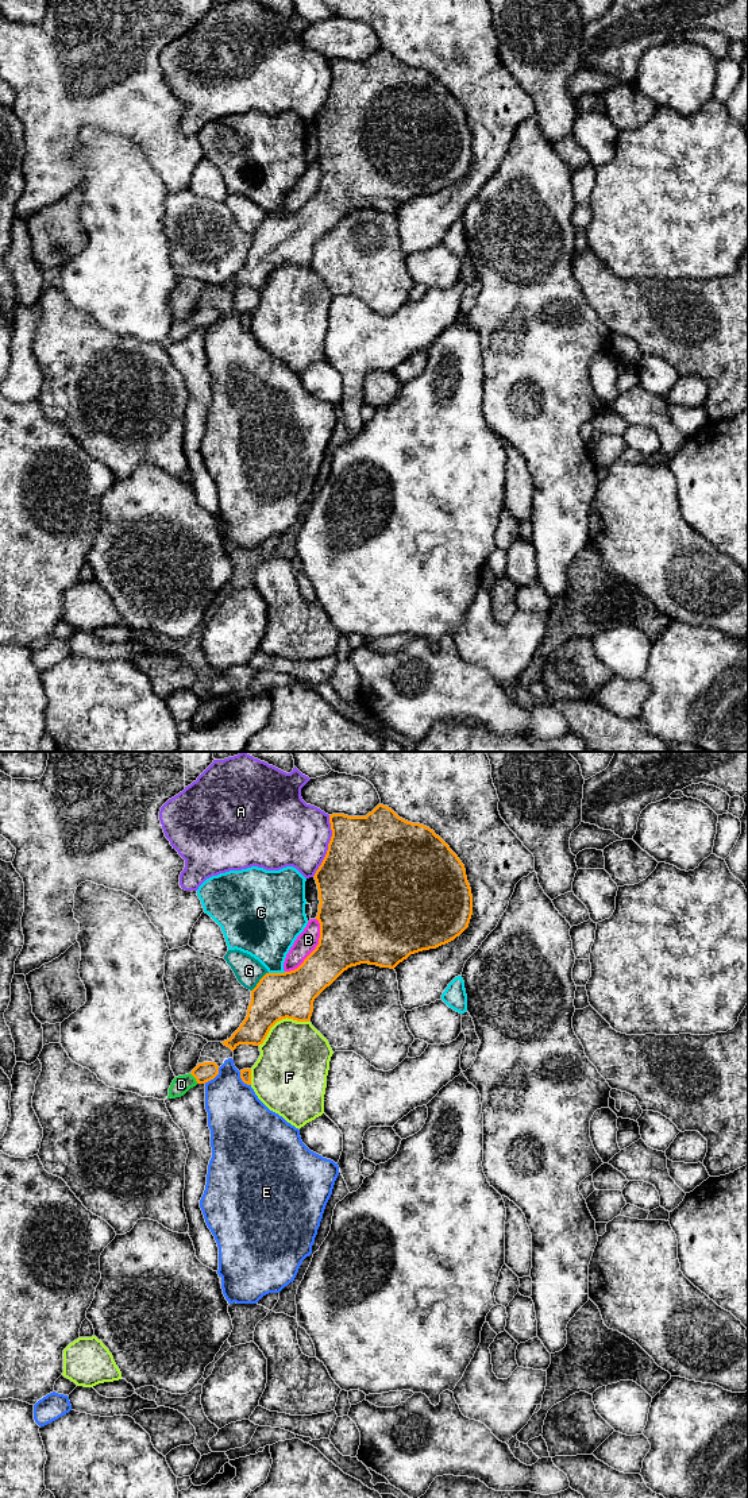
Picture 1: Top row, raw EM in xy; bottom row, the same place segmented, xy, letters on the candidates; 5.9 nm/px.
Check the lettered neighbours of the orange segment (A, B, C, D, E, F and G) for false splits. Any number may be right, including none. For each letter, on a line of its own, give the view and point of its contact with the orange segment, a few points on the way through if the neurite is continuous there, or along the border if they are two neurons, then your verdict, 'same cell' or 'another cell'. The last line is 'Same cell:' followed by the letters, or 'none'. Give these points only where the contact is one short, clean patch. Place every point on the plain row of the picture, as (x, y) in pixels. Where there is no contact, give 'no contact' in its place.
A: contact xy (328, 91); another cell
B: contact xy (315, 193); another cell
C: contact xy (277, 217); another cell
D: contact xy (195, 321); way xy (205, 316), (195, 321), (181, 328); same cell
E: contact xy (214, 321); another cell
F: contact xy (280, 263); another cell
G: contact xy (259, 226); another cell
Same cell: D

